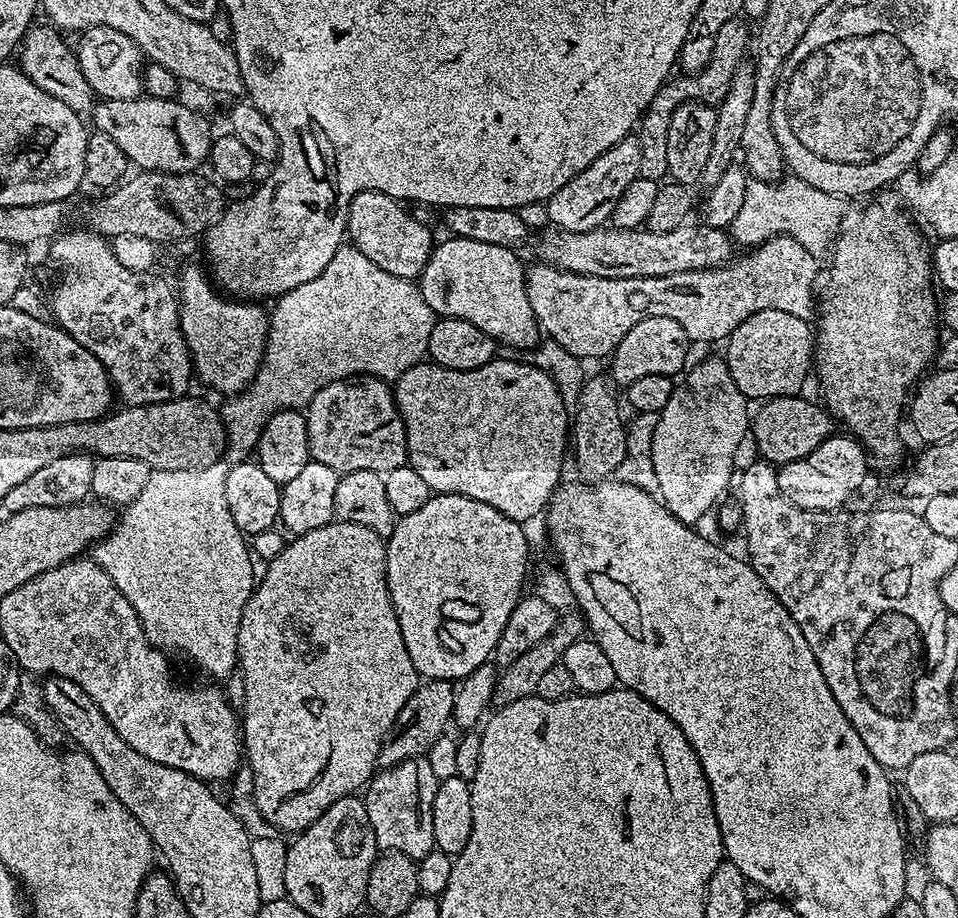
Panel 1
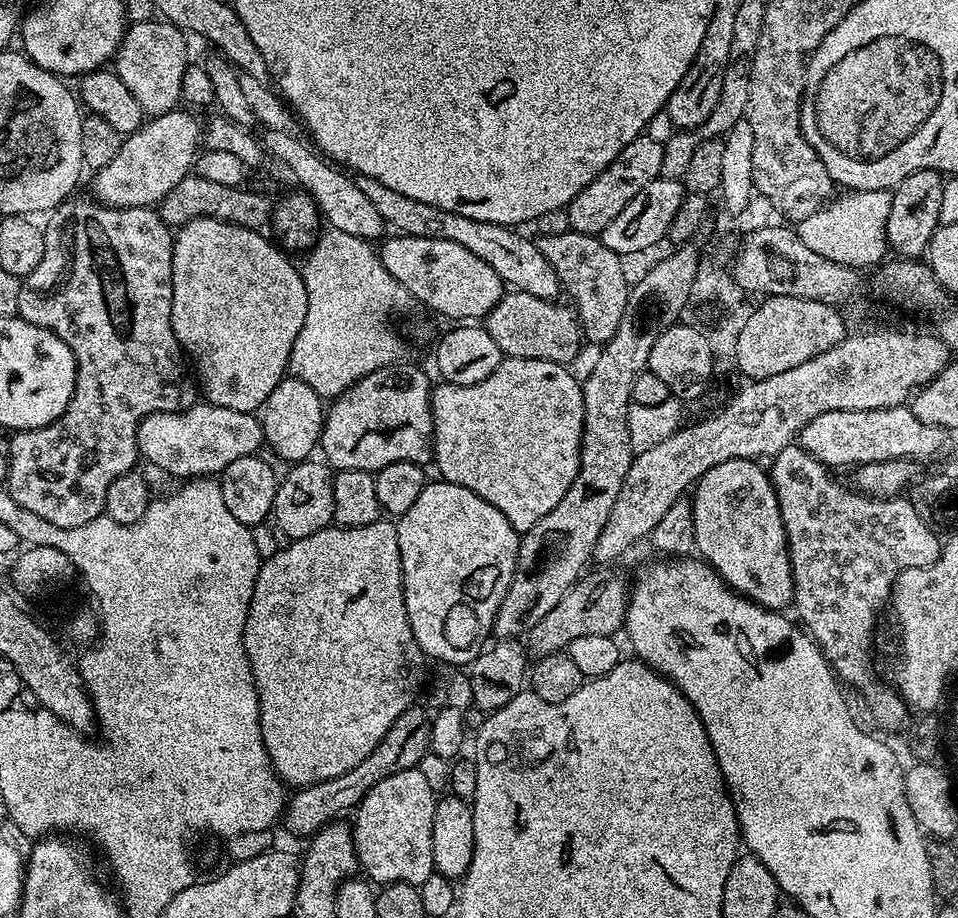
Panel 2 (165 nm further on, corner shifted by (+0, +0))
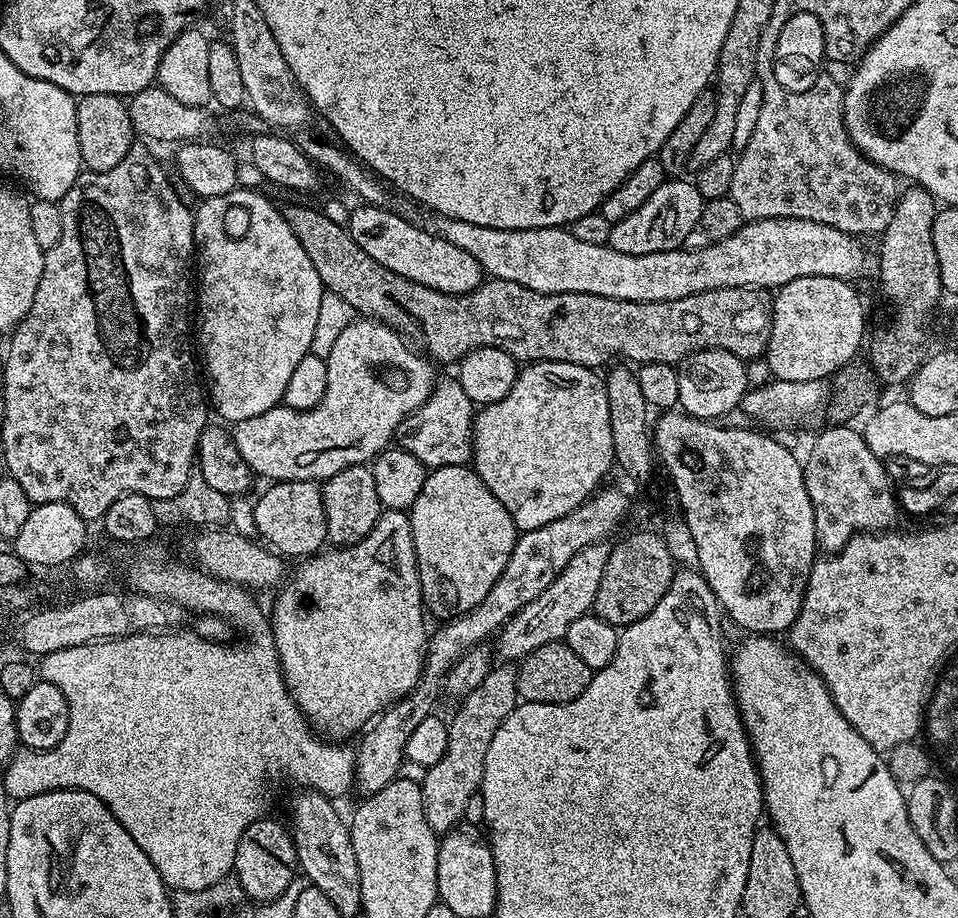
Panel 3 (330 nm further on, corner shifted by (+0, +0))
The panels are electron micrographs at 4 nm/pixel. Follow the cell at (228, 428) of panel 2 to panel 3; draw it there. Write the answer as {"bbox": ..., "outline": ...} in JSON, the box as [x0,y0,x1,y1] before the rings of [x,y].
{"bbox":[231,319,438,481],"outline":[[[353,319],[352,323],[338,334],[338,342],[327,356],[328,381],[326,394],[318,406],[305,412],[295,412],[292,408],[277,406],[258,414],[257,417],[238,421],[231,429],[232,440],[238,446],[238,454],[246,458],[249,468],[257,477],[265,476],[265,481],[281,480],[329,480],[338,470],[346,470],[355,464],[367,465],[375,460],[379,452],[393,443],[399,433],[400,423],[411,412],[426,402],[438,379],[433,361],[417,352],[403,336],[393,328],[379,324],[377,320]]]}

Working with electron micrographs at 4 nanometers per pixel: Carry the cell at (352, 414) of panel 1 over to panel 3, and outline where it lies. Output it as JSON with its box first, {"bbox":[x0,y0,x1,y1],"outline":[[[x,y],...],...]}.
{"bbox":[398,379,474,468],"outline":[[[437,379],[432,393],[422,402],[422,406],[411,412],[402,423],[398,433],[399,447],[405,448],[418,462],[422,462],[425,468],[441,468],[442,466],[467,465],[472,458],[472,422],[474,419],[474,405],[470,398],[466,398],[466,390],[462,390],[459,379]]]}

